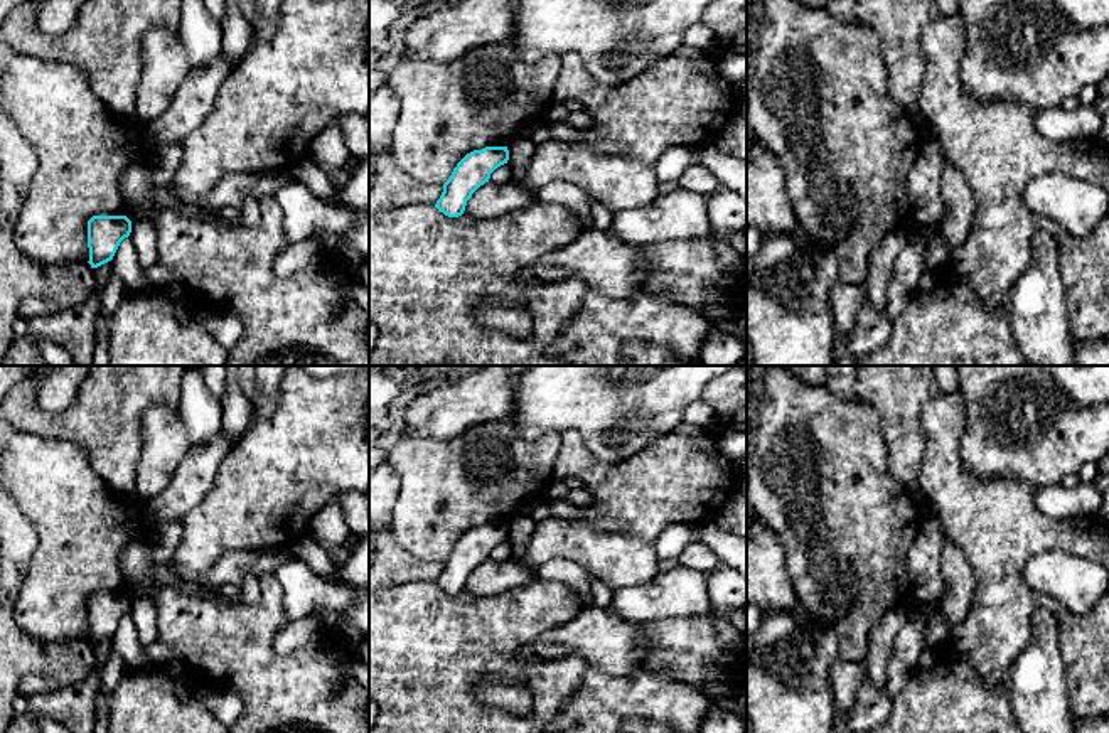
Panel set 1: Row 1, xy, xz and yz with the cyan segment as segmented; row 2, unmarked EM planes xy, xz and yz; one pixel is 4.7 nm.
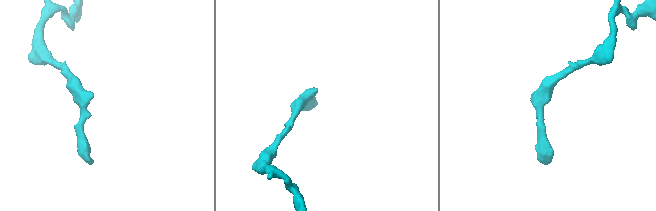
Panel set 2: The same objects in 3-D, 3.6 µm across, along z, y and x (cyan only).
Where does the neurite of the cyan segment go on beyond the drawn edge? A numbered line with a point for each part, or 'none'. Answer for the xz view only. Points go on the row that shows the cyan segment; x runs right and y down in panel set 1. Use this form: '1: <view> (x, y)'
none

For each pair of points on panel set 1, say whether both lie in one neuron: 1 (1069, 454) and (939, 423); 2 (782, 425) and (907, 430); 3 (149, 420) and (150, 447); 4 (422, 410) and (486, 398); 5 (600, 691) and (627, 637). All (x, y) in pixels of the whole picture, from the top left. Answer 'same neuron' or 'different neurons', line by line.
1: different neurons
2: different neurons
3: same neuron
4: same neuron
5: different neurons

